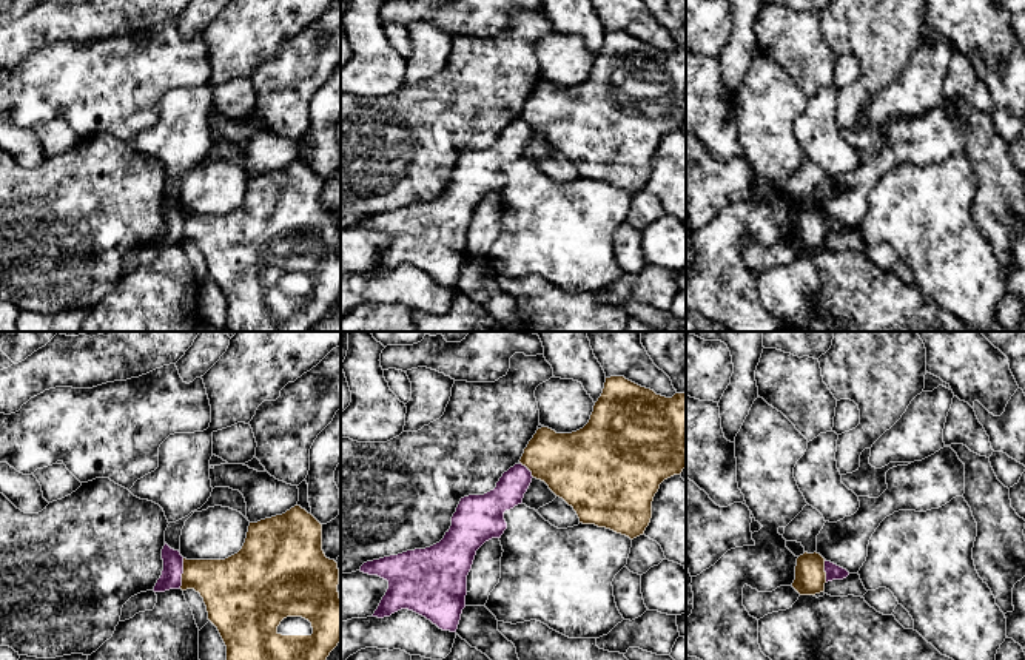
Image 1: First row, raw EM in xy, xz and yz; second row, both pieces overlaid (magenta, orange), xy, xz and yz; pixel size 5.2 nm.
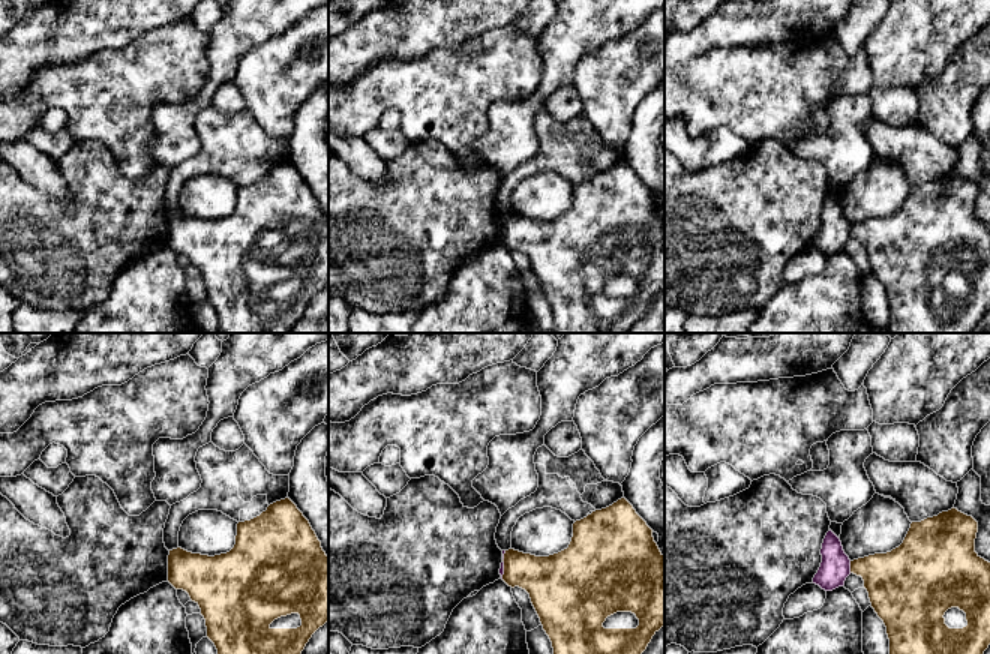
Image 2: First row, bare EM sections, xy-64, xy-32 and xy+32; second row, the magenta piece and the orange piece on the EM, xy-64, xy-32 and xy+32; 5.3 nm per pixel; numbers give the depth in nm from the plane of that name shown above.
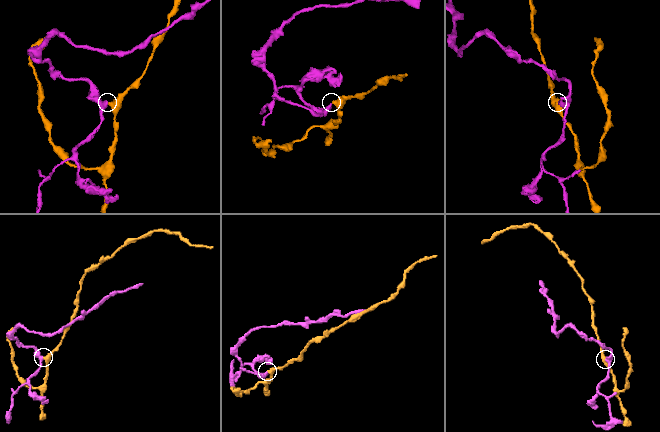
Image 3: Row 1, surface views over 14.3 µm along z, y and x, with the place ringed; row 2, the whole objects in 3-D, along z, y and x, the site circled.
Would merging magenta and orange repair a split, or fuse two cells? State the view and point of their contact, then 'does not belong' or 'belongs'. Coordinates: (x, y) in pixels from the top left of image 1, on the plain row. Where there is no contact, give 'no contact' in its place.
xy (182, 227) | does not belong

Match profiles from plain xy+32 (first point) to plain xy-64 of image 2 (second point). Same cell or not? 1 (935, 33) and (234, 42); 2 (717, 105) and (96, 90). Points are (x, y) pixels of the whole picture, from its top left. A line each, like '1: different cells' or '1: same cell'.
1: same cell
2: same cell

